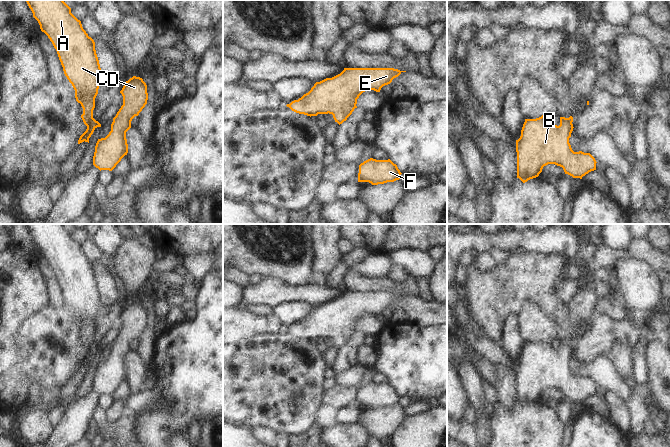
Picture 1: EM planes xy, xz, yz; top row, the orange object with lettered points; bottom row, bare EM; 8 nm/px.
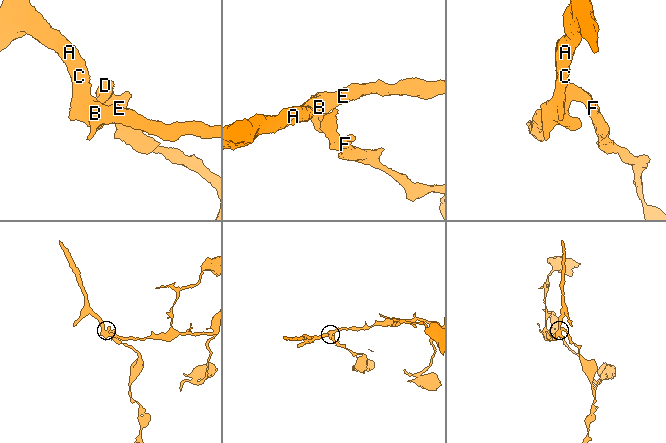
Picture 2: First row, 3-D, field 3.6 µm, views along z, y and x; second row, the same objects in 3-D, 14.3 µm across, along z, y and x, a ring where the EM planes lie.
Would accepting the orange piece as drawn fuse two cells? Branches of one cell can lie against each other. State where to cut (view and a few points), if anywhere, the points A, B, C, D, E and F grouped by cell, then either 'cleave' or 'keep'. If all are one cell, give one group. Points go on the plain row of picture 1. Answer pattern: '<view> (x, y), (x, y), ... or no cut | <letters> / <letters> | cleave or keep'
no cut | A B C D E F | keep

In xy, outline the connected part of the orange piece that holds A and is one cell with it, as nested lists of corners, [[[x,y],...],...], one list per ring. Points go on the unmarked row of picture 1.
[[[26,224],[33,241],[38,245],[40,253],[44,256],[57,275],[63,295],[75,314],[75,322],[83,332],[81,342],[87,350],[80,360],[78,368],[88,366],[97,351],[101,348],[93,342],[95,322],[98,318],[99,308],[103,305],[102,295],[95,274],[94,264],[83,253],[81,245],[72,237],[71,232],[63,224]]]

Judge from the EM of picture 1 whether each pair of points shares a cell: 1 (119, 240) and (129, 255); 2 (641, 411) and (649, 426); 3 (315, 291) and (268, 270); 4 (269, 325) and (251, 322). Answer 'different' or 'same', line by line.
1: different
2: different
3: different
4: same

